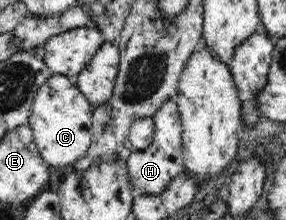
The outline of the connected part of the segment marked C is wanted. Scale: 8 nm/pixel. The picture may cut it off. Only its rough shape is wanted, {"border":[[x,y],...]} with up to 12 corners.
{"border":[[54,73],[28,124],[48,167],[70,170],[91,146],[93,107]]}

